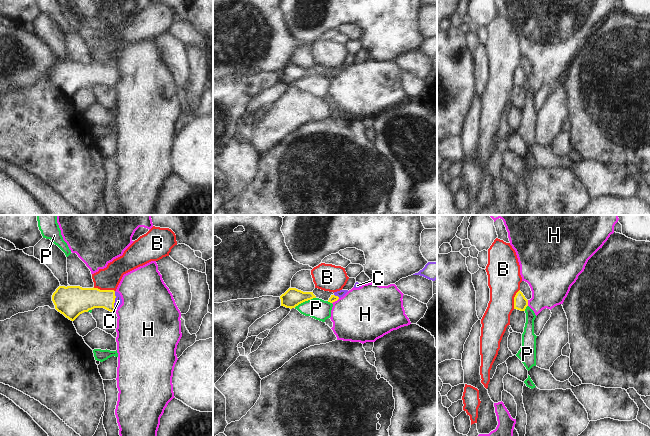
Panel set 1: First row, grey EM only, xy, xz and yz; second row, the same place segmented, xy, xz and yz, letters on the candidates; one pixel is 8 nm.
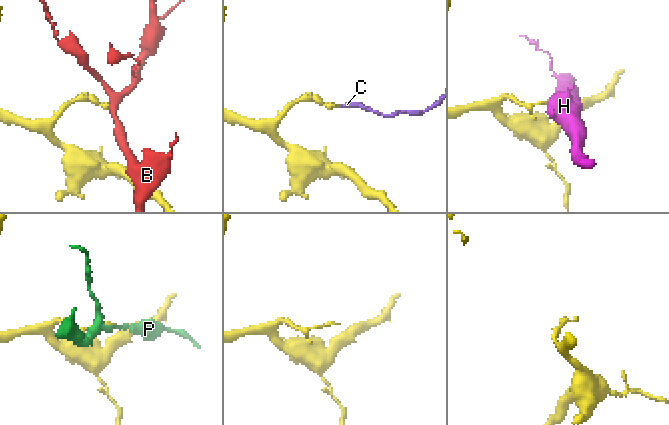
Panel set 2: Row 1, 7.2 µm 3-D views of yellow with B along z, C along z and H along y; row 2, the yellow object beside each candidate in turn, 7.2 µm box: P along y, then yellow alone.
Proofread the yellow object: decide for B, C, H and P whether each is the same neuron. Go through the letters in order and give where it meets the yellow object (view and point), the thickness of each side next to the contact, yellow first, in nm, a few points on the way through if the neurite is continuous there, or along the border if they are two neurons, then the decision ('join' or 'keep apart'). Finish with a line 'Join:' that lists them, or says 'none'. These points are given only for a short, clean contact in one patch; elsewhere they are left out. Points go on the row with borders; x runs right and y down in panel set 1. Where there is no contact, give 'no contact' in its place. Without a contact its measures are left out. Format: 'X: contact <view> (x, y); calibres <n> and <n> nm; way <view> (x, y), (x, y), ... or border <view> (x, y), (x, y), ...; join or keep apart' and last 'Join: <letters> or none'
B: contact xy (104, 290); calibres 240 and 180 nm; border xy (93, 287), (114, 291); keep apart
C: contact xy (114, 300); calibres 190 and 60 nm; way xy (83, 299), (114, 300), (118, 301); join
H: contact yz (527, 303); calibres 110 and 340 nm; border yz (527, 300), (528, 305); keep apart
P: contact xz (304, 301); calibres 150 and 160 nm; keep apart
Join: C

